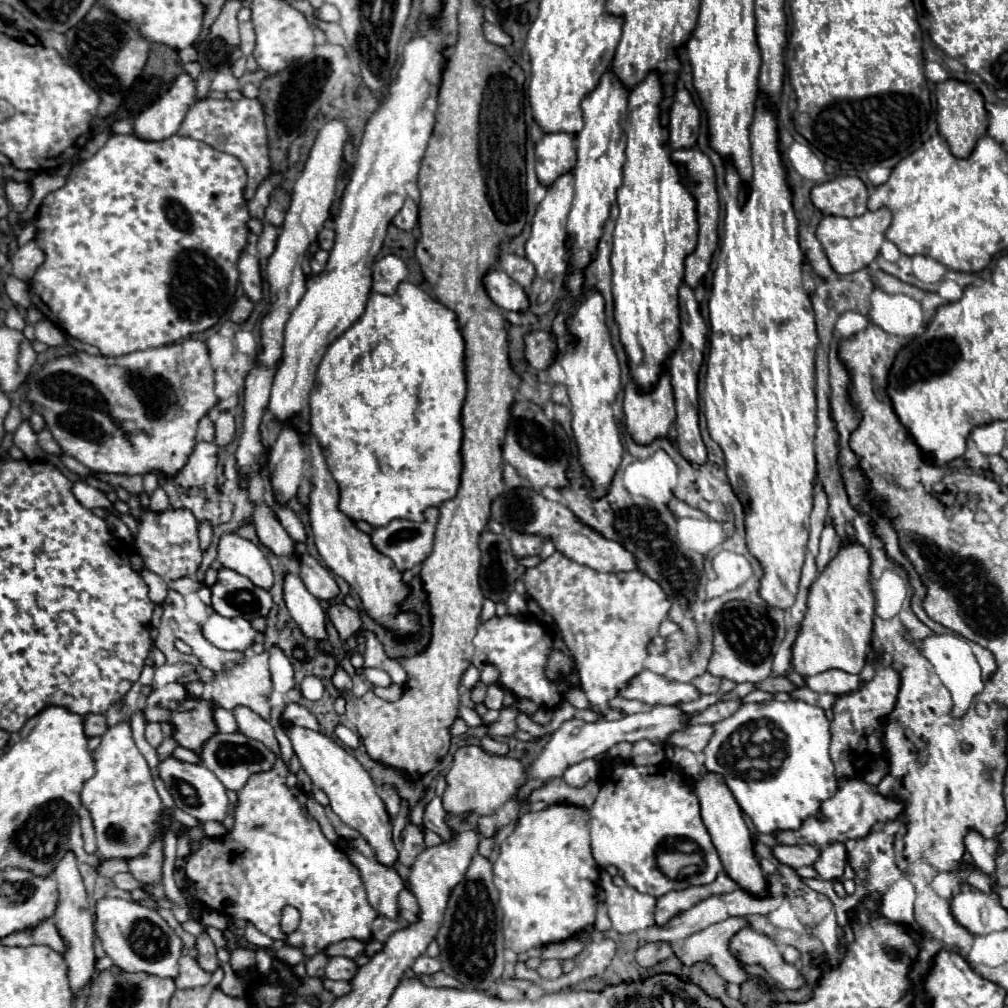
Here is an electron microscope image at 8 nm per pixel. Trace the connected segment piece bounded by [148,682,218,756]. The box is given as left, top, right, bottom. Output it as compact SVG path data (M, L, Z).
M172 682L172 684L166 684L164 688L154 690L148 696L148 702L156 702L156 722L172 724L174 728L172 738L178 742L178 746L188 748L196 752L198 756L202 754L202 746L206 744L206 740L218 734L218 726L214 722L214 702L204 700L204 698L192 698L188 690L184 688L184 684L180 682Z

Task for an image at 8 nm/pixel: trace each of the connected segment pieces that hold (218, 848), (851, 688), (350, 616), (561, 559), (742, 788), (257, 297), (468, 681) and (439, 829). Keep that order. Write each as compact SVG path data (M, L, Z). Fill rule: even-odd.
M278 756L278 762L276 762L276 766L272 768L272 770L268 770L268 772L260 772L260 774L254 774L254 776L250 776L250 780L248 780L248 784L238 792L238 806L236 806L236 814L234 814L234 828L224 836L224 838L204 838L202 840L202 850L198 850L196 854L190 854L188 856L188 860L186 860L186 876L188 876L188 880L192 882L192 886L194 886L194 890L196 890L196 896L204 902L204 906L208 906L210 910L216 910L216 912L220 912L220 914L224 914L224 916L236 916L236 918L242 918L242 920L248 920L248 922L252 922L262 934L266 934L266 936L270 936L270 938L274 938L274 940L286 940L290 946L300 946L302 950L304 950L304 954L306 954L306 958L310 958L310 956L314 956L314 954L318 954L320 950L324 950L324 948L328 948L330 944L336 944L336 942L340 942L340 940L346 940L346 938L356 938L356 940L368 940L370 936L372 936L372 920L378 916L376 912L374 912L374 908L370 906L370 902L366 900L366 888L364 888L364 884L362 884L362 876L360 876L360 872L358 872L358 868L354 868L354 864L350 864L350 858L336 846L336 844L332 844L332 842L328 842L326 840L326 836L322 834L322 830L320 830L320 824L304 810L306 808L306 794L304 794L304 790L302 788L288 788L286 784L284 784L284 780L286 780L286 776L288 776L288 768L284 766L284 762L280 760L280 756ZM284 906L296 906L298 908L298 912L300 912L300 926L296 928L296 932L292 932L292 934L282 934L282 930L280 930L280 914L282 914L282 908Z
M828 670L816 676L806 678L806 688L818 692L818 694L834 694L834 696L846 696L850 692L856 692L862 686L860 676L846 674L842 670Z
M344 602L330 606L328 618L336 626L336 630L340 630L342 638L350 638L360 630L360 616L354 610L350 610L348 606L344 606ZM356 618L358 618L358 624L356 624Z
M554 552L534 568L526 568L522 580L528 594L556 620L566 648L578 662L580 686L590 708L594 712L610 710L616 684L620 688L620 680L632 680L642 672L640 662L648 656L648 644L658 634L660 624L668 620L670 600L666 600L660 584L640 572L600 574L574 564L562 552Z
M798 700L742 704L736 714L714 724L712 740L704 748L704 768L724 776L726 786L738 800L740 808L752 818L758 832L774 834L780 830L798 830L802 826L802 820L808 820L810 816L818 816L818 820L822 820L822 800L828 800L838 790L838 778L834 774L834 762L830 760L828 750L830 722L822 708ZM758 728L766 728L772 734L772 740L754 744L752 736Z
M242 252L238 270L240 270L240 284L246 292L246 296L252 302L260 302L262 300L262 276L260 276L258 260L254 256L250 256L248 252Z
M470 664L470 666L466 668L466 672L462 674L460 684L462 684L462 686L466 686L466 688L472 688L478 680L480 680L480 670L478 670L476 666L472 666L472 664Z
M436 796L424 810L424 828L436 832L444 842L448 842L454 836L454 832L446 822L448 822L448 812L442 808L442 798Z

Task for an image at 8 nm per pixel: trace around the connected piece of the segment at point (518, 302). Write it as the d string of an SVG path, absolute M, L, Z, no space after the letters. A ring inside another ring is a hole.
M492 268L486 274L484 286L492 302L506 312L526 312L530 306L530 300L522 286L514 284L514 280L510 280L510 276L506 276L506 272L502 272L500 268Z

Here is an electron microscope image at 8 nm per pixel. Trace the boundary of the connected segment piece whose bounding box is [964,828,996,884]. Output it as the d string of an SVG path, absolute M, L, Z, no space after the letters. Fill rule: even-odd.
M970 828L970 832L966 834L964 844L966 844L966 850L972 854L976 866L978 866L982 872L986 872L986 874L990 876L990 882L994 884L994 866L996 866L996 864L994 864L994 844L986 842L986 840L982 838L982 834L980 834L980 832L974 832L972 828Z

